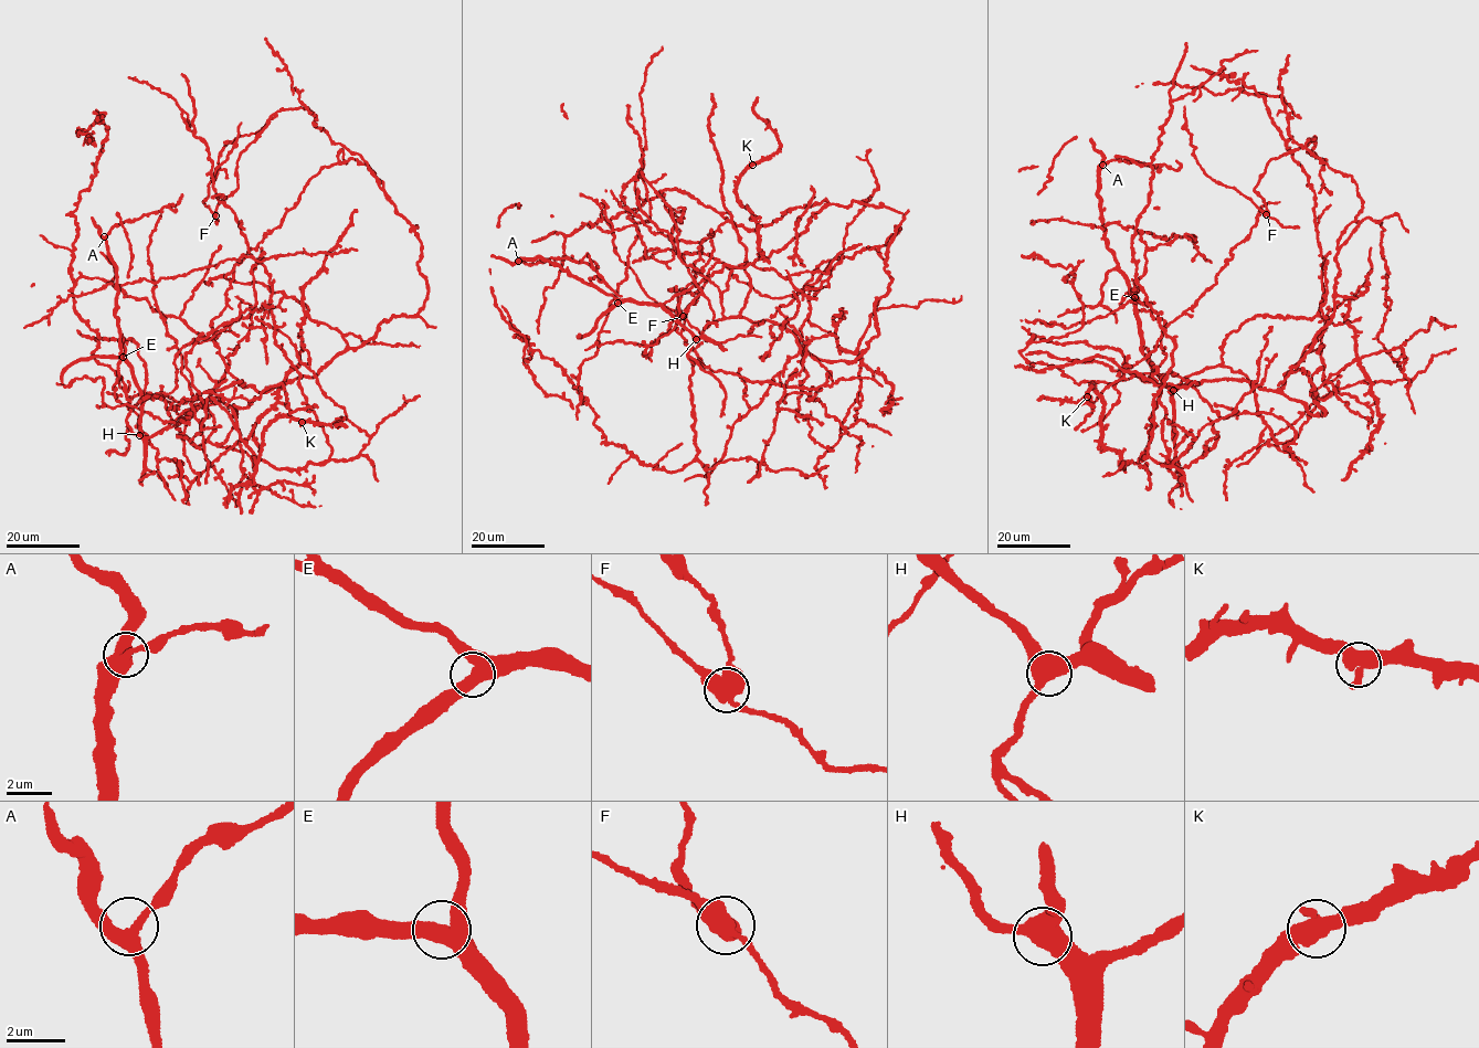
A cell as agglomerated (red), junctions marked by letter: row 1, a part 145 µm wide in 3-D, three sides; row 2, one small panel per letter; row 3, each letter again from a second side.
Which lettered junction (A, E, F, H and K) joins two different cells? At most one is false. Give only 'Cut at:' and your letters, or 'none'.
Cut at: F

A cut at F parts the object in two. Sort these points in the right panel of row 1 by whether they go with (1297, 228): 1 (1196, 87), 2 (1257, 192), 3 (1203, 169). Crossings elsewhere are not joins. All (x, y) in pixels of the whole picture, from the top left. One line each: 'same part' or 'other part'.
1: other part
2: other part
3: same part

